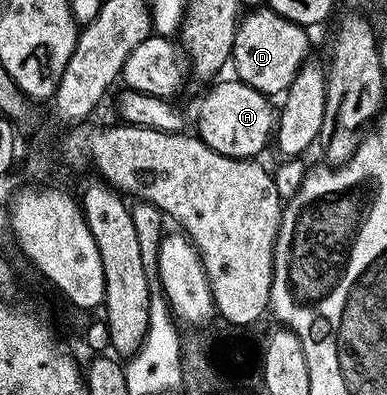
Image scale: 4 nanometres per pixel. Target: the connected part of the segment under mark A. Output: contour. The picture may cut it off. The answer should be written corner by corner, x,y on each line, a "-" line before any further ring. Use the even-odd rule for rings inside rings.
229,77
225,83
215,83
205,93
200,112
196,115
195,130
199,139
226,157
256,159
259,151
274,139
278,111
275,106
272,108
273,100
235,77

